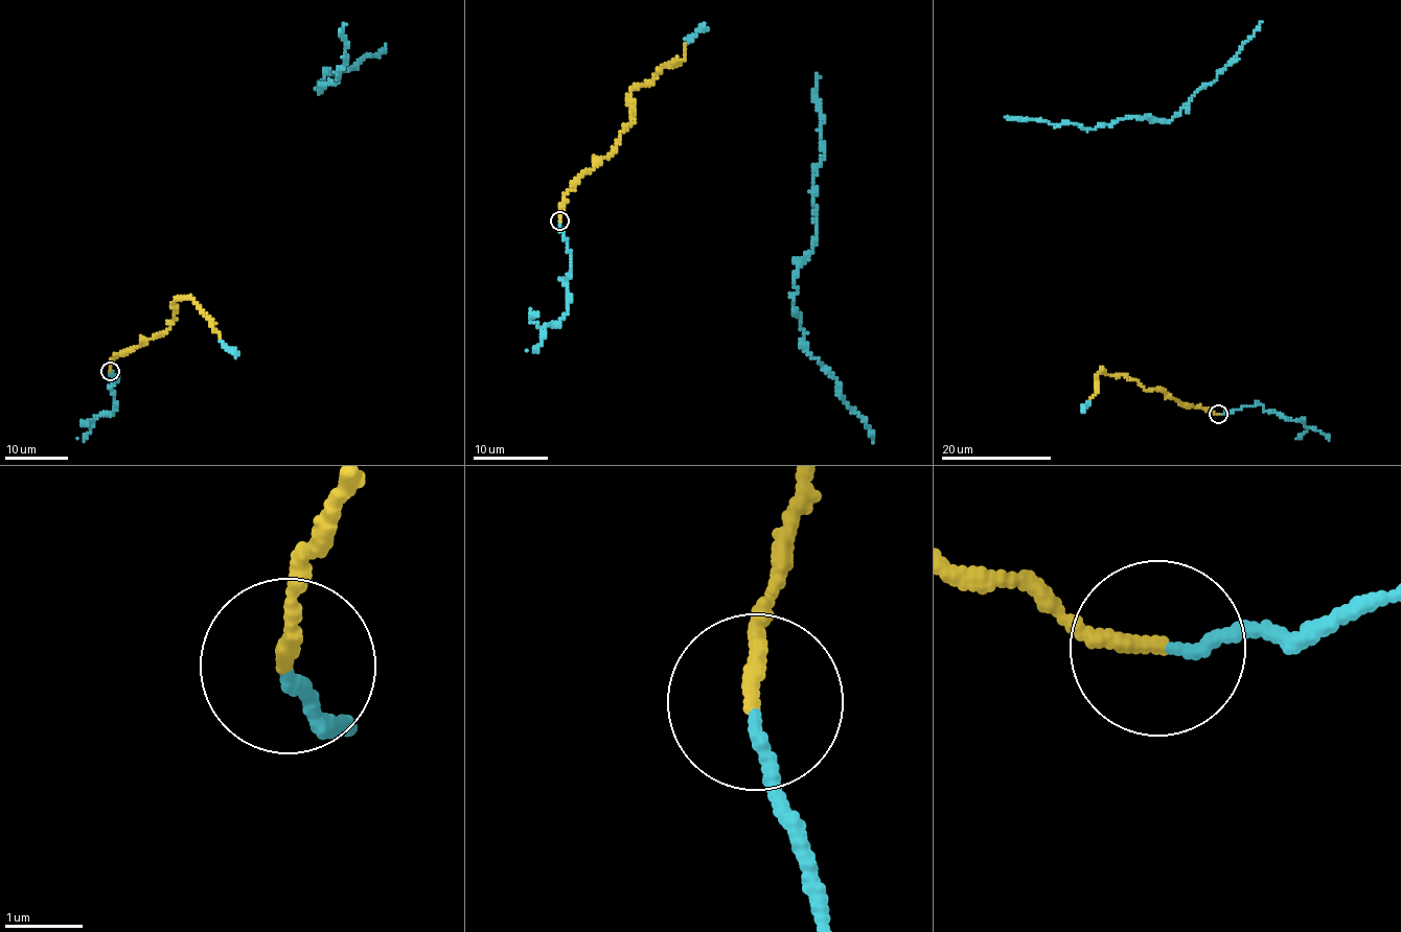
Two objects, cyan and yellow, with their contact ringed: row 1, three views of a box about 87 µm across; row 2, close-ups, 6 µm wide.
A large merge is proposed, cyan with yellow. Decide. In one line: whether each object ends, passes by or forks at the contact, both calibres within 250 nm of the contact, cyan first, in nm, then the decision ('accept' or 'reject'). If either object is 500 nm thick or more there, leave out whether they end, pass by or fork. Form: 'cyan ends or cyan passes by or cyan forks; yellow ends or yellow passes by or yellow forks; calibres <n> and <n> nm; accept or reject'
cyan ends; yellow ends; calibres 140 and 200 nm; accept

